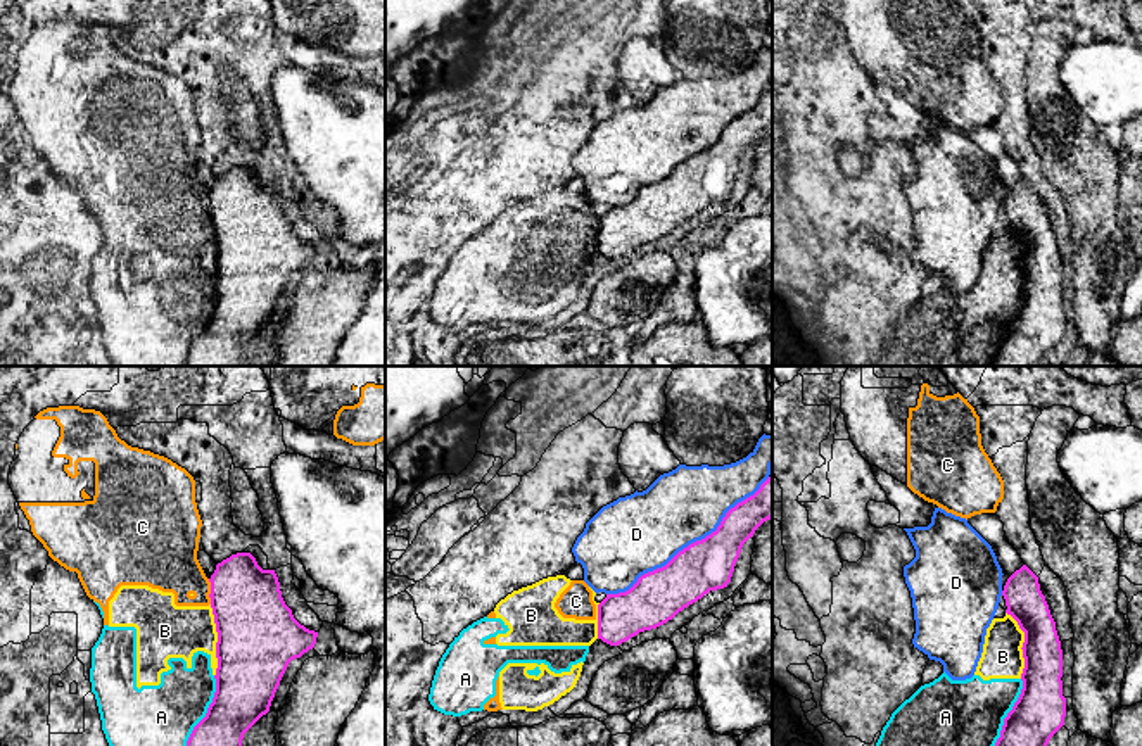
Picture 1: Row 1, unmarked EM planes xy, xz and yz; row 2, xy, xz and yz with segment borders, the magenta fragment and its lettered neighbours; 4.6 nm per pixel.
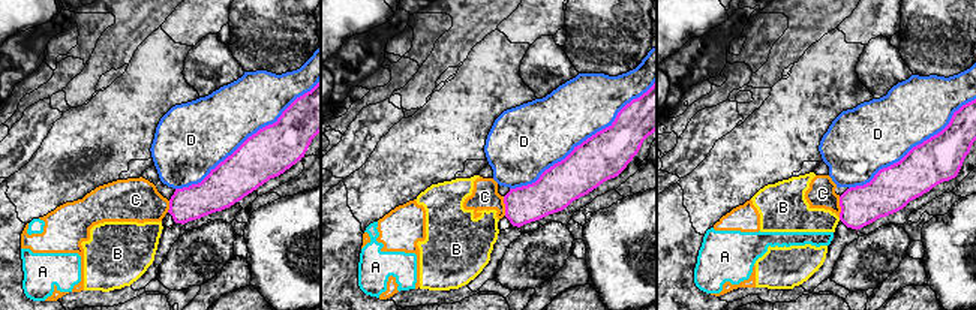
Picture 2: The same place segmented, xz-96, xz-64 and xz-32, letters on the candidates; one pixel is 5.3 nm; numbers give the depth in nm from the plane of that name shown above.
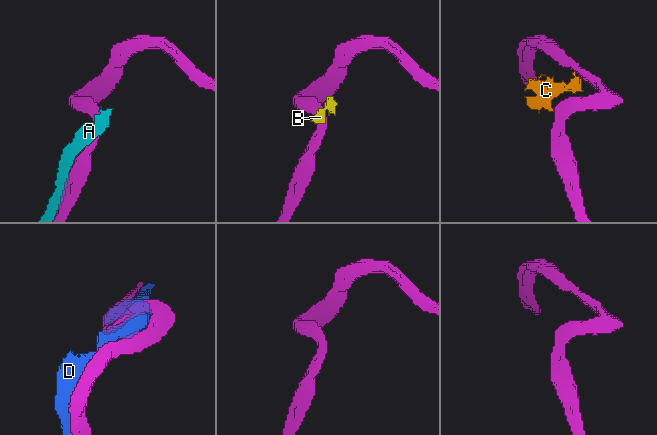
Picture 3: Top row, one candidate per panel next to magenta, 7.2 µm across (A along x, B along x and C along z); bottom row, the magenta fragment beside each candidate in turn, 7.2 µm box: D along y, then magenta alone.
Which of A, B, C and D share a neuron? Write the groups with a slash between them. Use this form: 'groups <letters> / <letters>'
groups A B C / D

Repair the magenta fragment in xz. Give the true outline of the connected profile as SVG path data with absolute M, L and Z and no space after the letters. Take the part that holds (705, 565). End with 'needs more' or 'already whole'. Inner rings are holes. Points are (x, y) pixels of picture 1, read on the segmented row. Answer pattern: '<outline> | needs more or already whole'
M772 477L760 489L731 508L715 532L679 551L665 566L648 572L625 592L606 594L598 604L598 639L619 646L639 632L657 629L710 591L731 582L743 544L772 518Z | already whole

